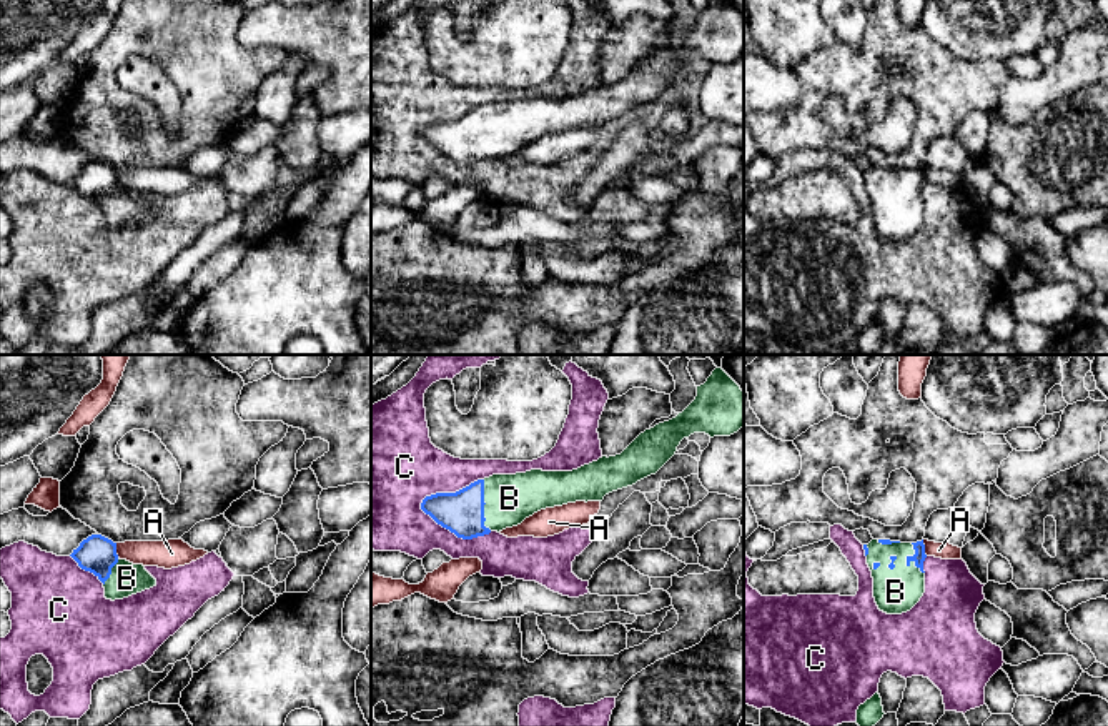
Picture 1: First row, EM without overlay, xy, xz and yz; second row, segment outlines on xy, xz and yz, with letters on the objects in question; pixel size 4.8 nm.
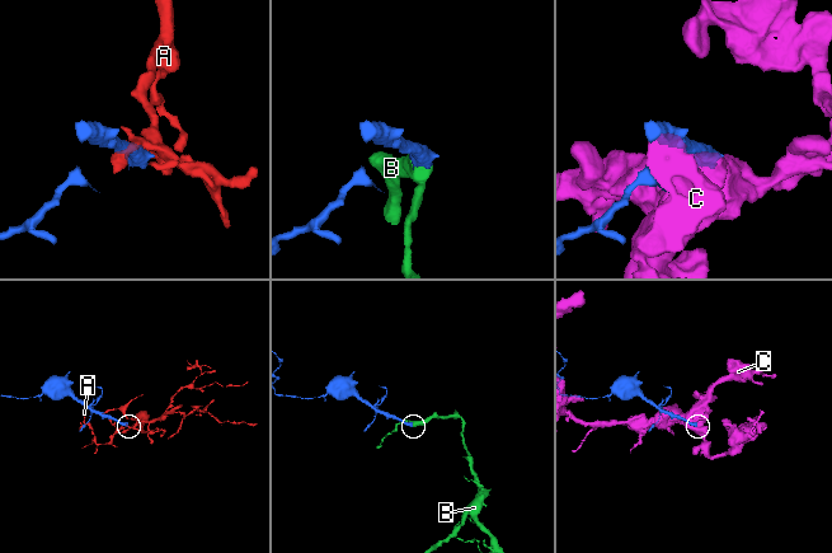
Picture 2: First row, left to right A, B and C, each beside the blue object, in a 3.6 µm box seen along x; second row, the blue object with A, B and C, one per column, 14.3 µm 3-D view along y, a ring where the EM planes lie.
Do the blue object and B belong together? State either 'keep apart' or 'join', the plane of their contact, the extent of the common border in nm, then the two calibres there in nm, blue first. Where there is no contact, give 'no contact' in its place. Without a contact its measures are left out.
join; meets blue in yz; contact 170 nm long; 60 nm thick on the blue side, 220 nm on the other

